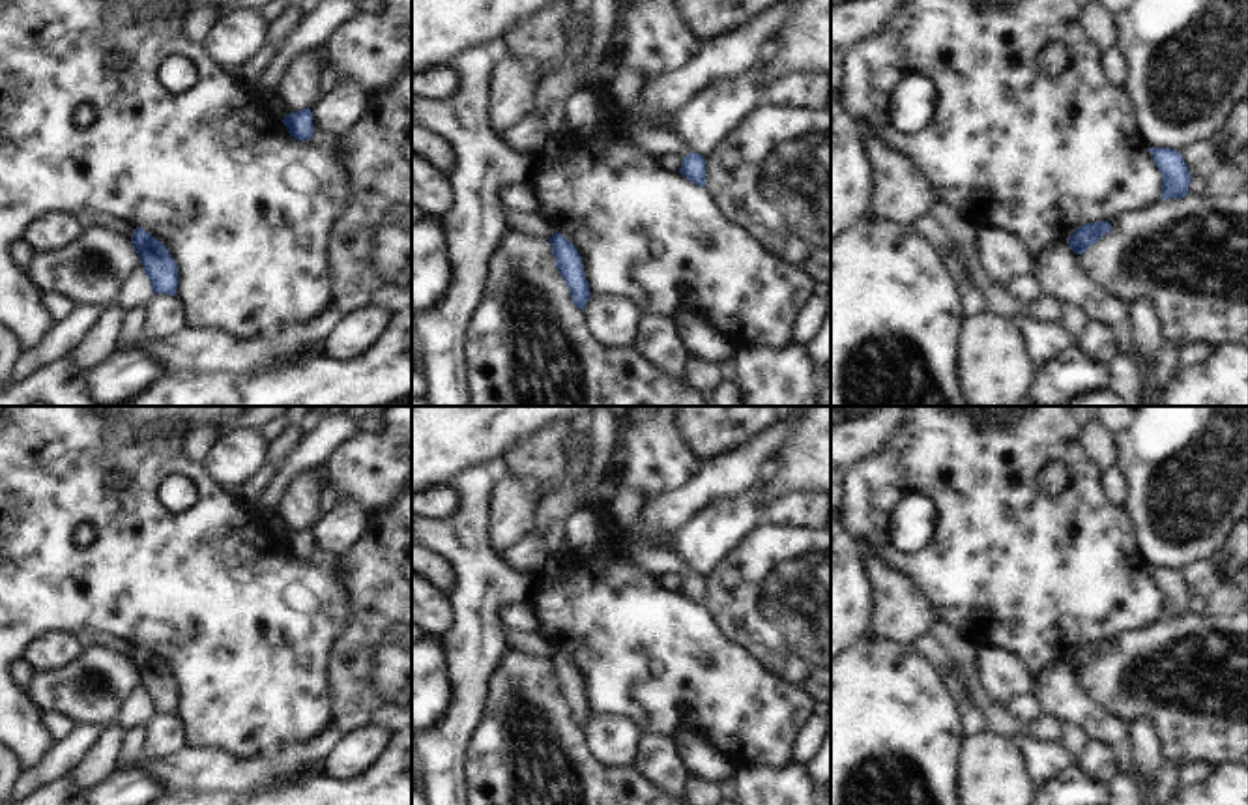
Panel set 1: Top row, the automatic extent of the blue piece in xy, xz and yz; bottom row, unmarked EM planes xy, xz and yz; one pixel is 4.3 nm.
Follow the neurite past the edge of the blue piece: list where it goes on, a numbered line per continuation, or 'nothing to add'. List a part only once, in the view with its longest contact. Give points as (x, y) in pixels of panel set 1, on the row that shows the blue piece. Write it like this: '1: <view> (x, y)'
nothing to add

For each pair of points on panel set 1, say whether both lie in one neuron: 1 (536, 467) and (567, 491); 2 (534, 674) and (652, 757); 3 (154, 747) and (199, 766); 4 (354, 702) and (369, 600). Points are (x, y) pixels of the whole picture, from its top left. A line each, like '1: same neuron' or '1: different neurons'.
1: different neurons
2: different neurons
3: different neurons
4: same neuron

